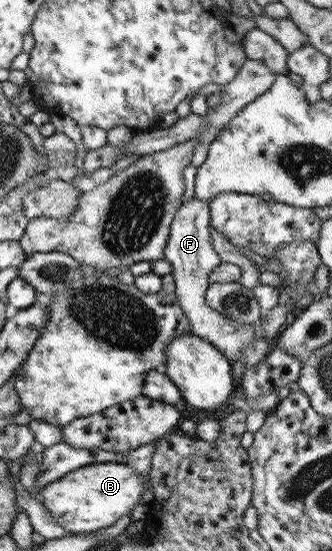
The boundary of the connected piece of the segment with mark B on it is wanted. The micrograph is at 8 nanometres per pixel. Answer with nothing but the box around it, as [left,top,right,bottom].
[39,462,145,534]

